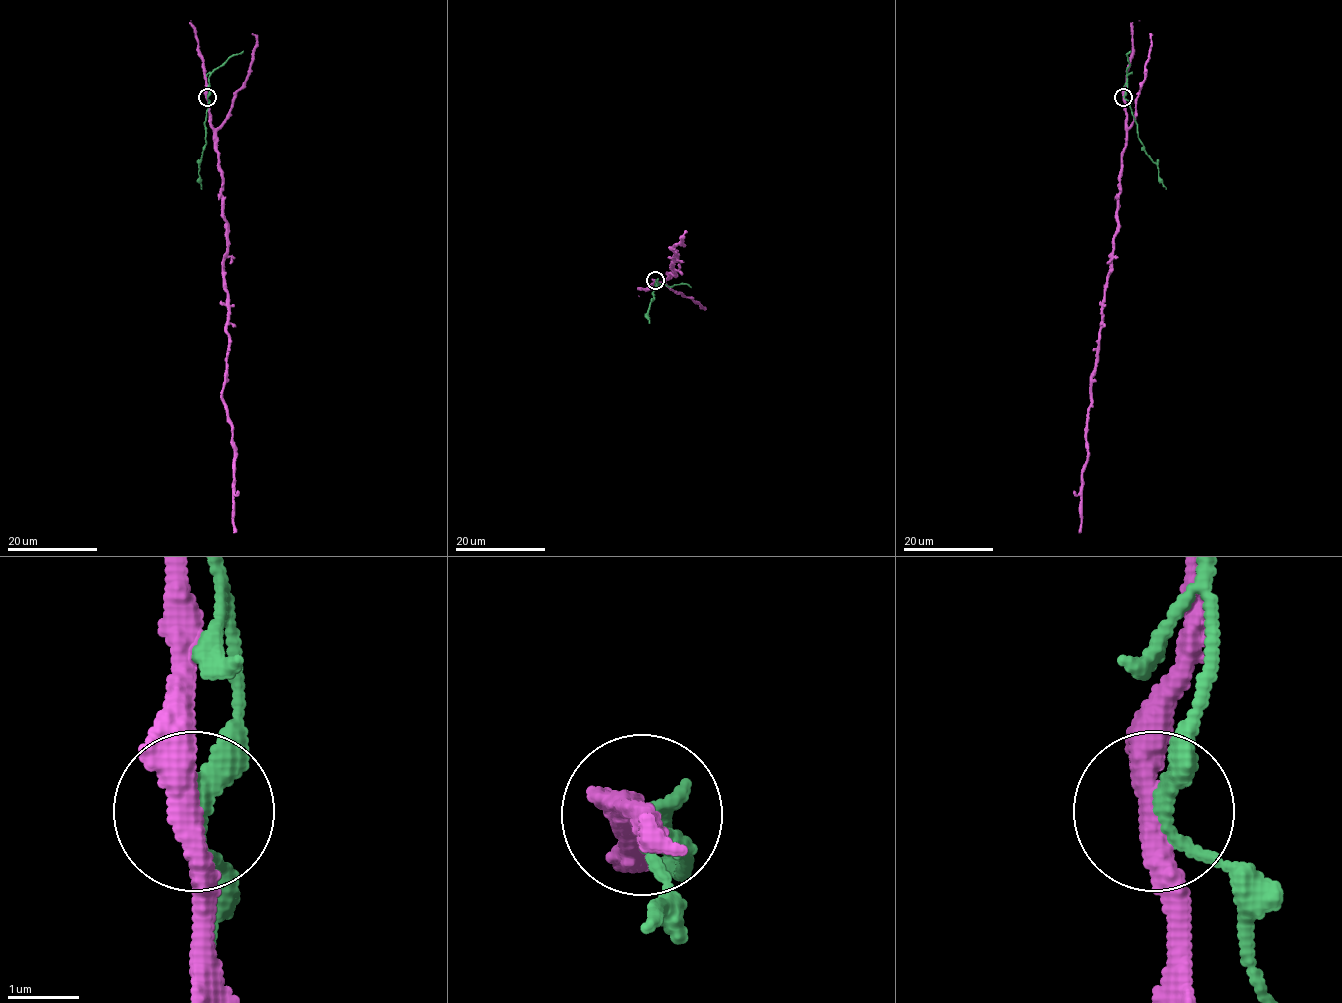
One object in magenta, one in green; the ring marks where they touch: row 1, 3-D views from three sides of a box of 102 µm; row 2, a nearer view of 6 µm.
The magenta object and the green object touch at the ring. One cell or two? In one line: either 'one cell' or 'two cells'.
two cells

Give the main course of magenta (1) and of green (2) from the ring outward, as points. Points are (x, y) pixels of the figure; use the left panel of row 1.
1: (207, 96), (221, 177), (227, 239), (224, 277), (228, 303), (228, 351), (222, 403), (232, 434), (235, 533)
2: (207, 96), (204, 149), (199, 166), (201, 188)

